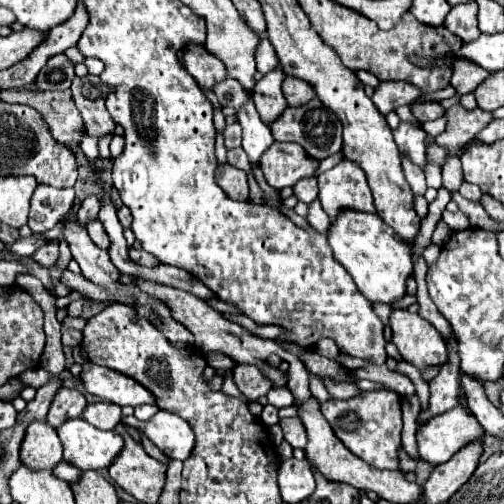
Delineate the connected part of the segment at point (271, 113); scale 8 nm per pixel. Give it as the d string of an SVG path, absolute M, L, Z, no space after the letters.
M278 67L276 71L266 73L264 79L260 79L254 87L254 103L256 103L256 109L266 125L274 123L286 107L286 99L282 95L284 77L286 75L282 75L282 69Z

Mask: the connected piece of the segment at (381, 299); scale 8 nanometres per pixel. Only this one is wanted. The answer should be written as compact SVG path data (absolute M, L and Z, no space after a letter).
M344 211L328 231L328 243L336 261L350 273L358 291L372 303L396 303L406 295L406 279L412 275L410 247L378 215Z

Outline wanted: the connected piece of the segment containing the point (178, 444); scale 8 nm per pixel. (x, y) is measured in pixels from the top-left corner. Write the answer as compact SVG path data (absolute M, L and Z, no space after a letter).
M158 411L152 419L140 421L134 415L122 416L122 422L140 429L164 455L184 461L192 453L194 435L190 425L168 411Z

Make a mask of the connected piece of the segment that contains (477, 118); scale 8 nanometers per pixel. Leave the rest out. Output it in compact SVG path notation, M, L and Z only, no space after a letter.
M460 103L452 105L444 113L444 117L446 129L436 137L436 143L450 147L450 151L458 151L458 147L464 147L478 131L482 131L482 127L486 127L486 123L492 121L490 113L482 109L466 111Z

